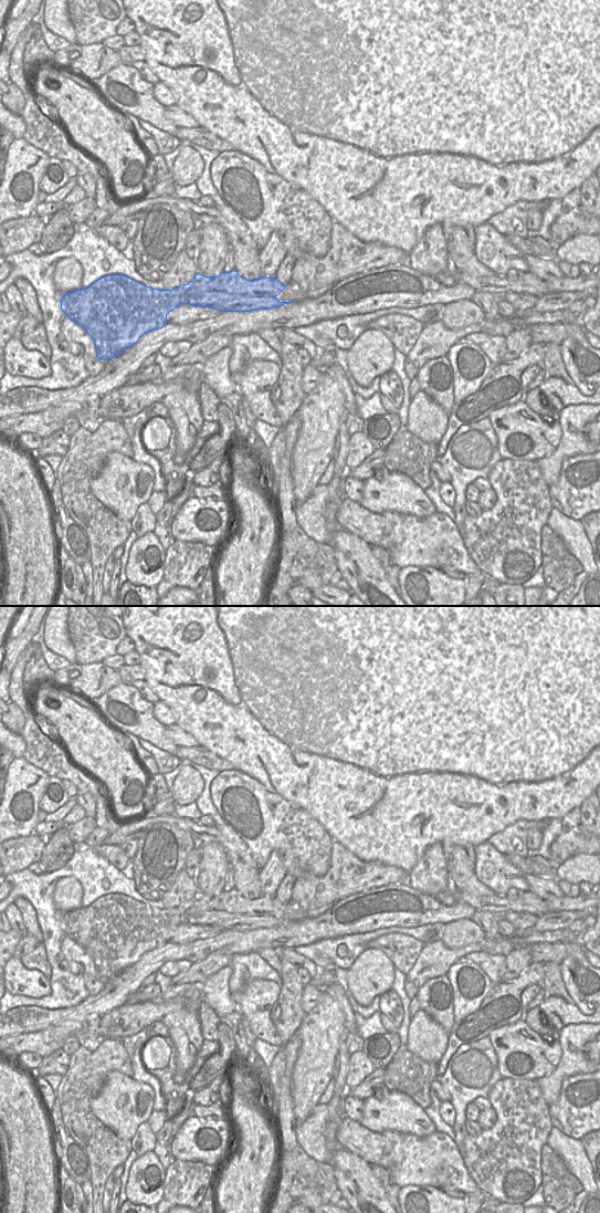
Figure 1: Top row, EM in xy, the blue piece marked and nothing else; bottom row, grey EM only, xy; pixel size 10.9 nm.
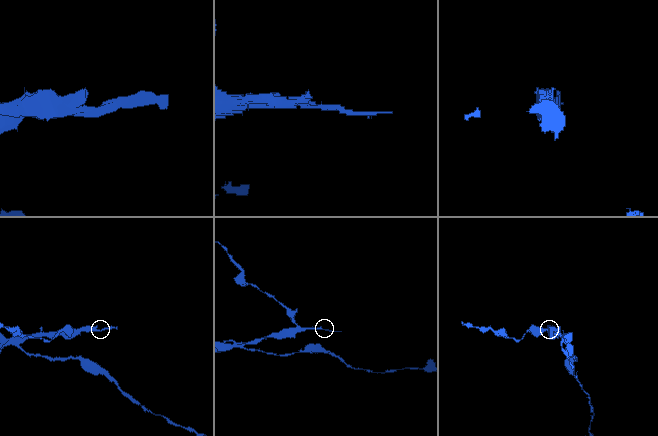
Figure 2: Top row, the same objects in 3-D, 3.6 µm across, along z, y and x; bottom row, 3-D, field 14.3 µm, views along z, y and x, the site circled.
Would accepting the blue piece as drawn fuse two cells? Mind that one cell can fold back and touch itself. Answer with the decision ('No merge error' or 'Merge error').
Merge error.

